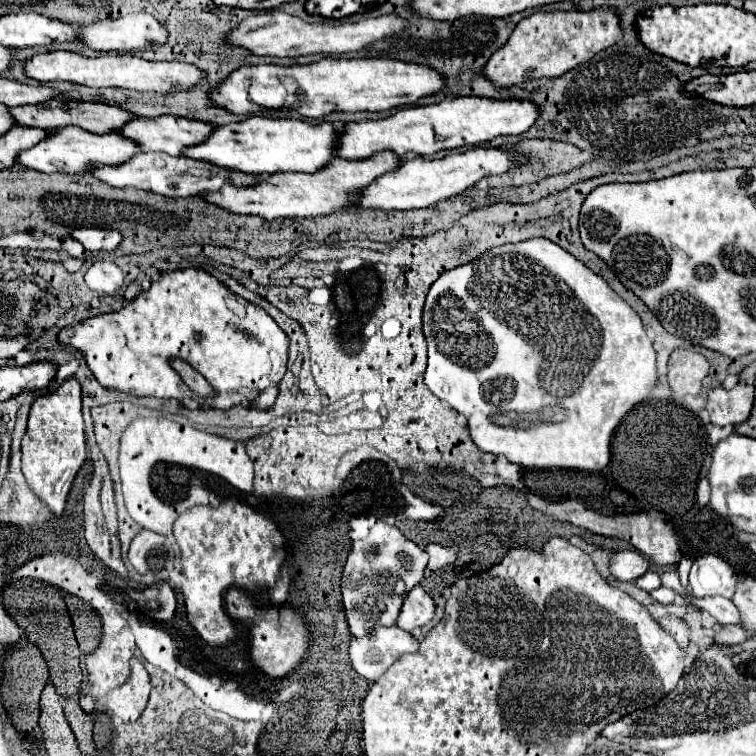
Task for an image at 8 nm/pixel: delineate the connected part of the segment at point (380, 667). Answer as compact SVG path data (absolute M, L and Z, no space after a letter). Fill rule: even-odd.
M397 625L377 627L369 635L351 641L349 659L361 677L377 681L401 655L417 653L417 649L417 639Z

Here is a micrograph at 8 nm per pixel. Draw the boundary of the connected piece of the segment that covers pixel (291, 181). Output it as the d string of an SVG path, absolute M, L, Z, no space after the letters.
M391 151L377 153L365 161L347 161L347 159L333 157L317 173L287 171L287 173L261 175L261 181L255 185L237 187L233 183L225 183L221 191L213 191L211 195L199 195L199 197L231 213L257 215L267 221L273 221L279 217L317 217L317 215L329 215L333 211L345 209L345 203L349 205L353 201L349 199L349 195L357 195L361 187L367 187L377 177L397 169L397 165L399 165L399 159Z

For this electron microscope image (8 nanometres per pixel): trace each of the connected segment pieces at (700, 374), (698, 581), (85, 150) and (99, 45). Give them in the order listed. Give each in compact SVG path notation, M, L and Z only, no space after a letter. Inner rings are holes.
M675 349L669 357L669 385L677 399L697 395L707 373L709 361L697 351Z
M703 555L695 559L689 573L689 591L695 597L707 595L725 595L733 597L737 585L737 575L729 563L717 555Z
M59 127L59 129L53 129L53 135L49 135L49 139L41 139L37 147L29 151L21 151L21 157L17 157L17 163L43 173L87 173L93 163L119 165L131 159L137 151L139 147L133 141L115 133L93 135L77 127Z
M131 13L111 21L77 25L77 41L95 51L121 51L165 45L167 33L149 13Z

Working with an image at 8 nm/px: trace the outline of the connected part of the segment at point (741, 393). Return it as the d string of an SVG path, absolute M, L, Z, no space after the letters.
M735 385L733 389L715 387L707 393L707 411L713 425L741 423L749 417L753 407L753 385Z

